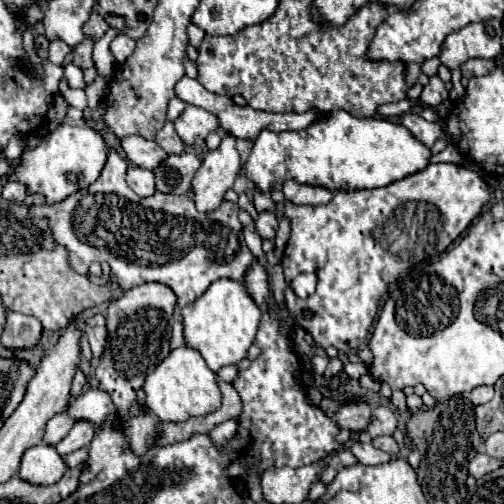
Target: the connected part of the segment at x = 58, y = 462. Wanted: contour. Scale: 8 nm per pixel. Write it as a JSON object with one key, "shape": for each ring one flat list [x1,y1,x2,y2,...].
{"shape":[[38,444,24,452,22,464,20,464,20,478,32,484,56,484,60,476,66,472,64,458,56,452,54,446]]}

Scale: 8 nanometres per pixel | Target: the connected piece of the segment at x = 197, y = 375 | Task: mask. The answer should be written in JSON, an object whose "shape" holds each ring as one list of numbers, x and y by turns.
{"shape":[[182,346,172,350,152,374,146,376,144,382,146,392,146,406,164,422,184,422,190,416,206,416,220,408,222,392,216,382,216,372,212,372,200,352,194,348]]}

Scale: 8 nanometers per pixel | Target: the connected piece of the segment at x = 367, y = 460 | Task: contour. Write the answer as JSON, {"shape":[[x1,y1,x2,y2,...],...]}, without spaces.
{"shape":[[354,442,352,448,350,448,350,452,356,456,356,460,358,460,360,464,372,464,372,466,374,466,374,464,384,464,384,462,392,460,390,454,380,452,380,450,374,448,372,444,362,444,362,442]]}

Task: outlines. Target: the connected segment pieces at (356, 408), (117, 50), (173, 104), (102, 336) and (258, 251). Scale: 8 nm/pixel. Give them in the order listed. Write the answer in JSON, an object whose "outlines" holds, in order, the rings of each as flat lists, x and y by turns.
{"outlines":[[[348,402,348,404,342,404,332,414,332,420,338,428,346,428,350,432,362,432,370,422,370,414,372,414,372,408,368,402]],[[118,34,118,36,112,40,110,50,112,50,116,62,122,64,122,62,134,52,134,46,136,46,136,42,134,42,132,38,128,38,128,36,124,36,124,34]],[[172,98,170,102,168,102,168,110,166,110,166,120,170,120,170,122,174,122,178,116,180,116,180,112,184,110,184,102,180,100,180,98]],[[94,326,88,330,88,342,92,348,92,356,100,358,104,344,106,344,106,328,104,326]],[[244,228,244,240,246,240,250,252,252,252,256,258,262,258,262,256,264,256,264,252,262,252,262,238,260,238,256,232]]]}

